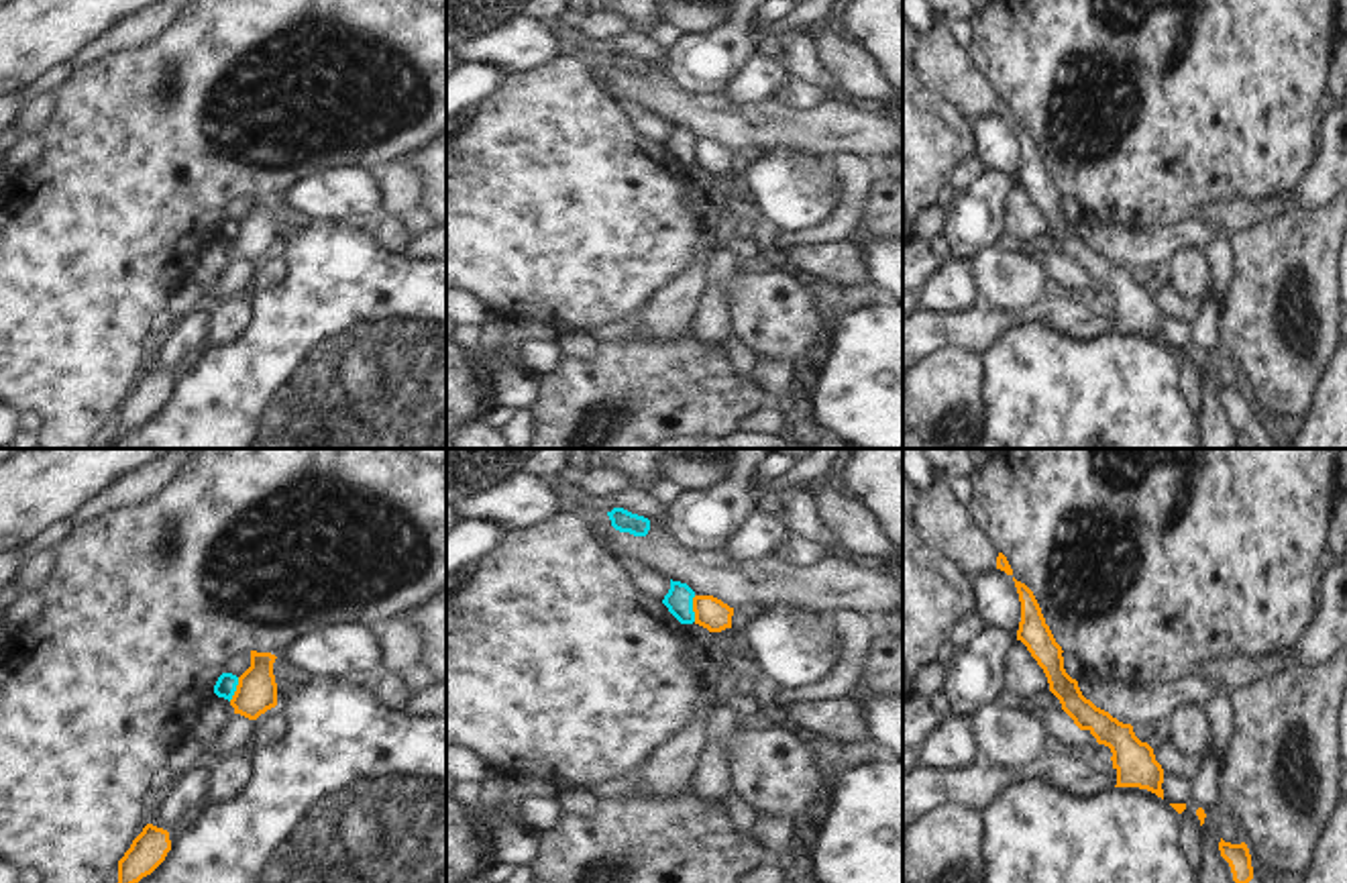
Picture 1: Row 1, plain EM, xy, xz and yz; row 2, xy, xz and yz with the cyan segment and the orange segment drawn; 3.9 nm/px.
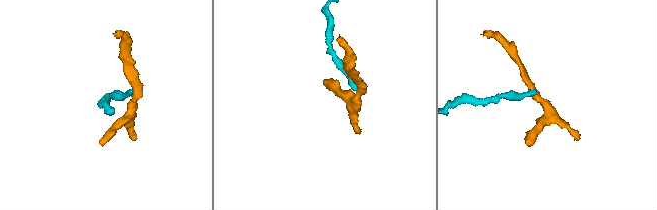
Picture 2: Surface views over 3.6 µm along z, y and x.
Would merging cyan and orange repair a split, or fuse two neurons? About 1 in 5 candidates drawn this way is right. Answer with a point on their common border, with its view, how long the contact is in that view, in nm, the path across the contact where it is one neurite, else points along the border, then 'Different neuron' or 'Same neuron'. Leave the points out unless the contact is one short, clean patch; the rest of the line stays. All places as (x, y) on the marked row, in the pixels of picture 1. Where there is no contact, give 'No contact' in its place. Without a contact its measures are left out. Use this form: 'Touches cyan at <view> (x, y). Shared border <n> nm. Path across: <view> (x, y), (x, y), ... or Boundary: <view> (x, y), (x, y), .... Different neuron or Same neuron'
Touches cyan at xz (691, 608). Shared border 100 nm. Boundary: xz (695, 596), (693, 620). Different neuron

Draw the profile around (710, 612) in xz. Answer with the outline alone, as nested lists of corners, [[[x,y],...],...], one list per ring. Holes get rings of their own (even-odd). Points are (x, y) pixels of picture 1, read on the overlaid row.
[[[695,595],[693,612],[695,624],[707,628],[709,632],[732,628],[734,608],[713,595]]]

